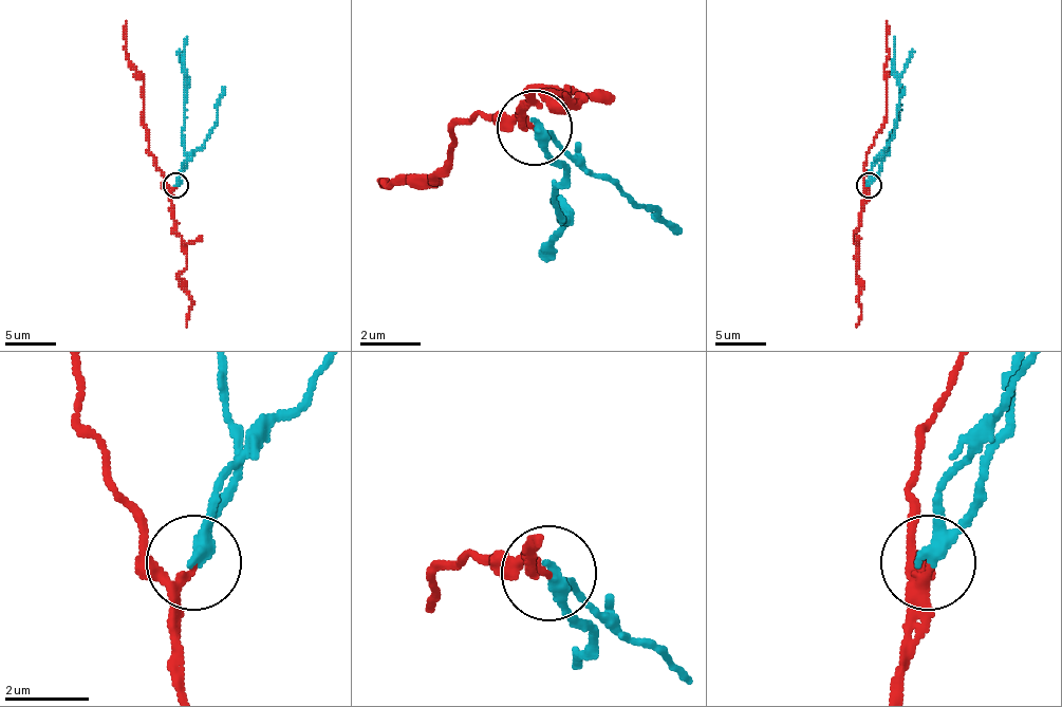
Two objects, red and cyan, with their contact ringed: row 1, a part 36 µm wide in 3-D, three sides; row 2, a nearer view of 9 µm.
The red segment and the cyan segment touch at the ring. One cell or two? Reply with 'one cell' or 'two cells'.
two cells

